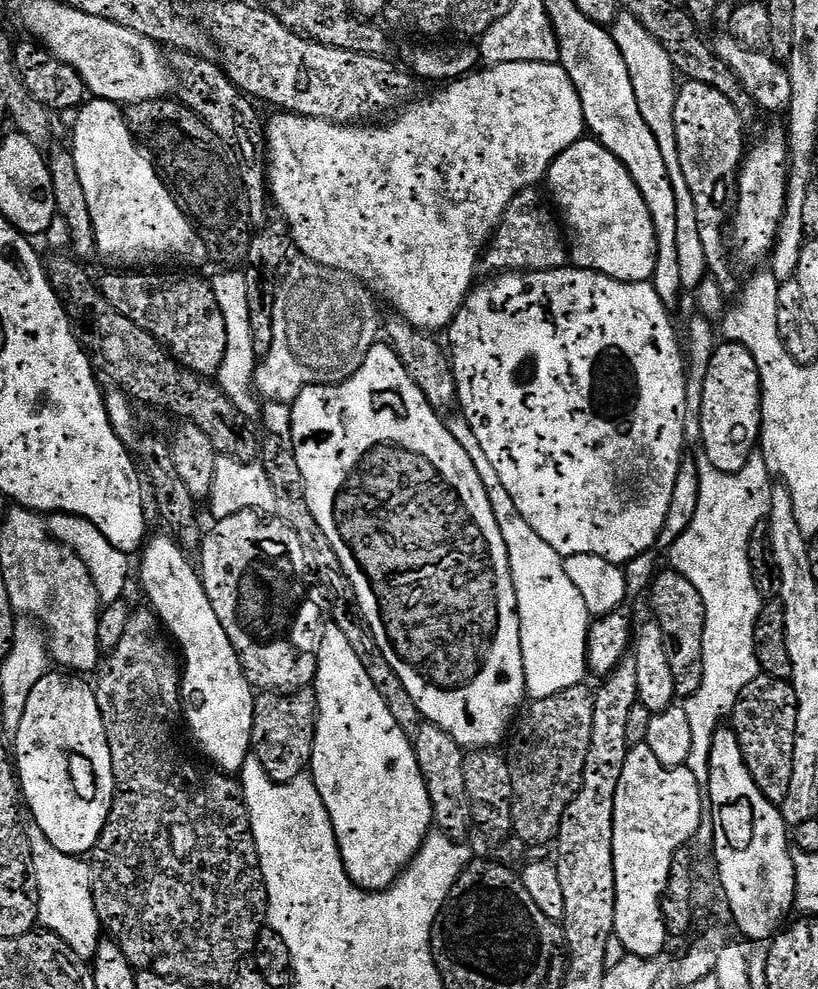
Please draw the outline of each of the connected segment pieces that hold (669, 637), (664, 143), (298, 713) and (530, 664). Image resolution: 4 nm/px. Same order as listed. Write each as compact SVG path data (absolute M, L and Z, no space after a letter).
M667 570L652 584L652 612L659 624L670 658L670 674L674 674L677 697L693 696L702 686L702 634L704 633L704 607L694 586L675 570Z
M636 36L636 40L624 40L624 50L621 54L629 70L630 82L633 83L634 97L637 98L638 110L641 111L646 126L649 127L650 132L657 140L657 146L660 148L661 156L665 160L666 170L668 171L673 190L677 194L682 194L687 191L687 188L685 186L685 178L682 175L682 168L678 162L676 131L674 130L674 102L678 91L678 85L676 85L677 69L674 67L672 57L666 54L663 46L658 41L652 44L652 41L654 41L654 37L651 40L644 40L644 36Z
M288 694L260 696L252 727L252 752L275 783L290 784L309 767L312 758L314 704L311 699L292 701Z
M495 478L484 480L484 488L490 498L490 506L496 515L504 545L508 551L508 565L512 571L512 589L516 592L516 612L520 615L520 645L522 646L522 666L524 667L524 687L532 700L550 698L562 690L581 687L588 672L588 630L590 613L582 602L582 594L570 578L566 578L564 560L526 523L502 482Z

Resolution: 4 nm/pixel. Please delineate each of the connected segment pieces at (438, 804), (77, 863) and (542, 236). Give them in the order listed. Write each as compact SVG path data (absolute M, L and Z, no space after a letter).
M425 723L424 729L414 736L416 761L428 781L428 791L432 793L432 822L434 831L443 836L464 838L470 827L470 821L464 812L470 807L467 792L464 791L465 753L443 730L435 724Z
M35 822L29 823L26 828L26 843L30 849L30 867L36 882L36 915L38 924L43 931L51 932L60 939L61 945L67 948L77 960L88 962L96 955L96 947L102 939L102 925L92 897L92 869L83 859L75 856L67 856L65 852L59 852L42 834L42 830Z
M534 190L520 193L512 200L510 206L507 207L494 236L489 241L484 255L481 257L478 265L481 273L486 272L488 276L503 273L527 274L529 272L553 272L556 269L567 267L570 254L566 238L564 244L562 236L564 232L561 223L558 220L556 222L553 214L542 204L542 200L537 194L538 192Z

